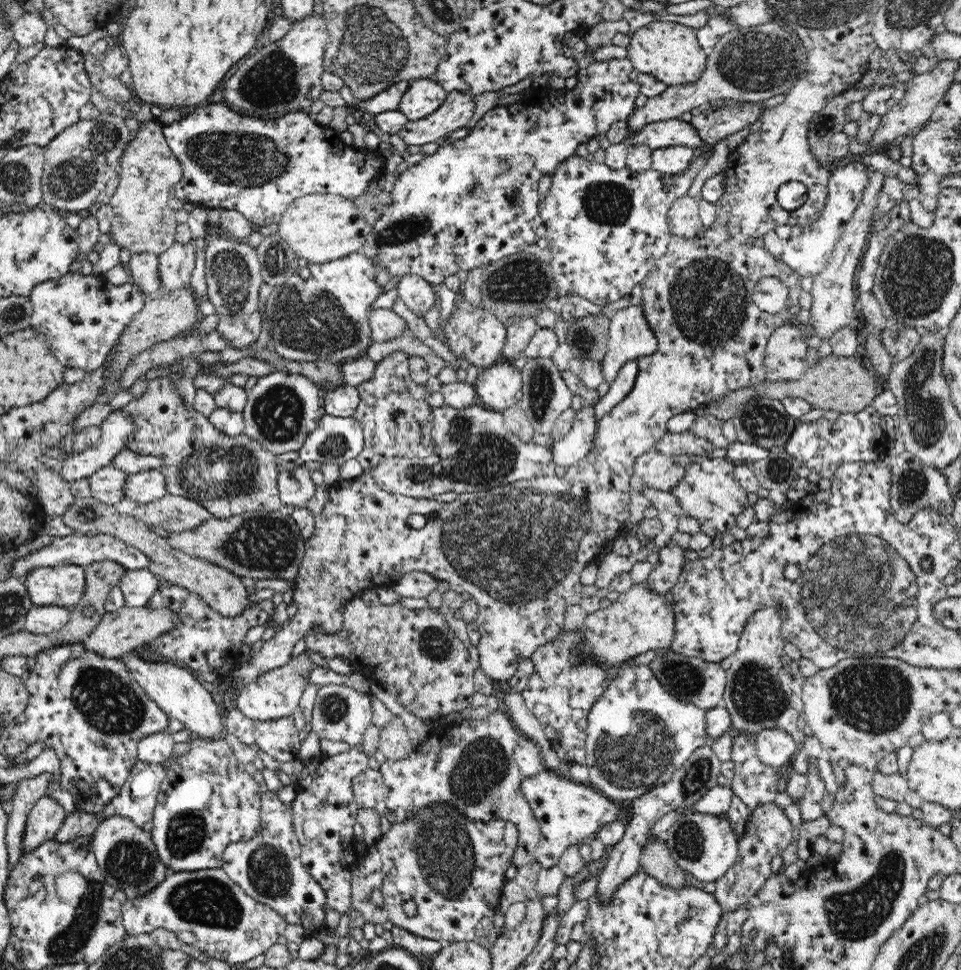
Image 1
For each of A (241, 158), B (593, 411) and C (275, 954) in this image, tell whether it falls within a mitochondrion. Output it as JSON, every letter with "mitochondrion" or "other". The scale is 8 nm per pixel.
{"A":"mitochondrion","B":"other","C":"other"}

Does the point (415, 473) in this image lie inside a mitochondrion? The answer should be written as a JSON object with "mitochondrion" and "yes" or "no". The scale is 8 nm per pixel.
{"mitochondrion":"yes"}

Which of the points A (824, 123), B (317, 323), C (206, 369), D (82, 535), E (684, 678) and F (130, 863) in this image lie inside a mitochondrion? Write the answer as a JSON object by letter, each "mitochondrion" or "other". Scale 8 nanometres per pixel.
{"A":"other","B":"mitochondrion","C":"other","D":"other","E":"mitochondrion","F":"mitochondrion"}

